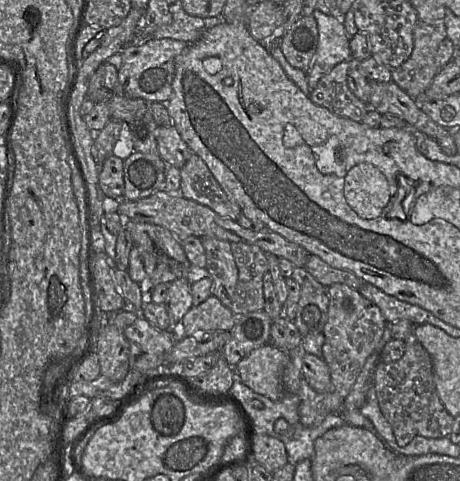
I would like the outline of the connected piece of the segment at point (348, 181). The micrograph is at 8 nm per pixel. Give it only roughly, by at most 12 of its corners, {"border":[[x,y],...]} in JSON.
{"border":[[375,166],[344,177],[344,196],[362,219],[382,215],[391,188]]}

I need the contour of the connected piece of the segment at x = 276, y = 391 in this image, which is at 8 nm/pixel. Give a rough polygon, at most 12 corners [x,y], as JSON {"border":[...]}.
{"border":[[266,343],[235,366],[242,383],[273,401],[290,361]]}

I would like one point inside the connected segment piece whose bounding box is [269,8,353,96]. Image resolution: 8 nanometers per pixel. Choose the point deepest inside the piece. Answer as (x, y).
(333, 47)

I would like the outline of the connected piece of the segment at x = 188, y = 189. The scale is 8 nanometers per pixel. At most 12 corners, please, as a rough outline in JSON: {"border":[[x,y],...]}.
{"border":[[192,153],[180,168],[180,194],[237,220],[206,163]]}

